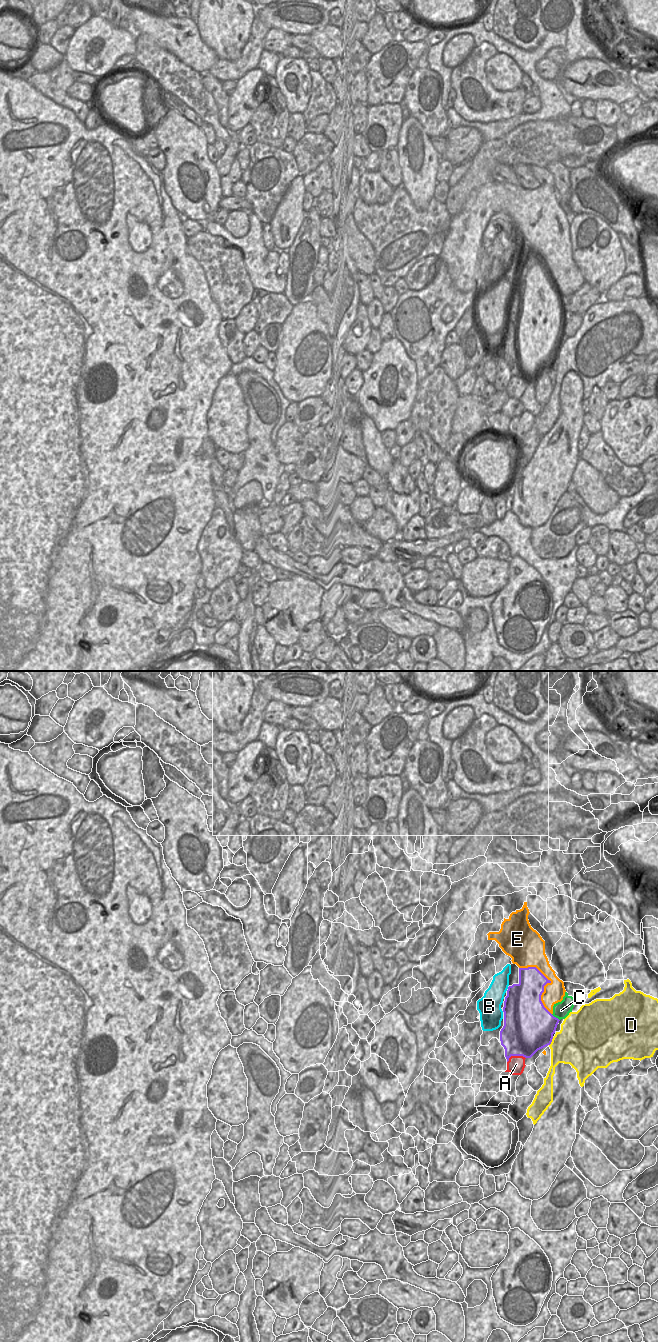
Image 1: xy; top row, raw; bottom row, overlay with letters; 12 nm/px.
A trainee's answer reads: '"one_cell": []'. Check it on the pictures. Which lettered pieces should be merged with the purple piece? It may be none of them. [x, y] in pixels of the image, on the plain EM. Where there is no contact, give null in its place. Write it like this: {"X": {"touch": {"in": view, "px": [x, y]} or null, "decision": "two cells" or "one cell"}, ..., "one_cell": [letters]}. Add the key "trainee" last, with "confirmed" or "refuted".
{"A": {"touch": {"in": "xy", "px": [515, 383]}, "decision": "two cells"}, "B": {"touch": null, "decision": "two cells"}, "C": {"touch": {"in": "xy", "px": [555, 345]}, "decision": "two cells"}, "D": {"touch": {"in": "xy", "px": [551, 369]}, "decision": "two cells"}, "E": {"touch": {"in": "xy", "px": [548, 310]}, "decision": "two cells"}, "one_cell": [], "trainee": "confirmed"}

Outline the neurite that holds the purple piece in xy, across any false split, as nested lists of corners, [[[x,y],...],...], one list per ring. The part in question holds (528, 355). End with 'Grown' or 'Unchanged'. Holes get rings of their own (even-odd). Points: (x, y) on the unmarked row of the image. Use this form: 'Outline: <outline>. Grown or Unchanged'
Outline: [[[536,295],[519,296],[519,311],[508,315],[504,329],[504,354],[500,359],[501,373],[507,390],[511,384],[531,386],[538,378],[551,372],[559,347],[543,333],[544,314],[551,311]]]. Unchanged

